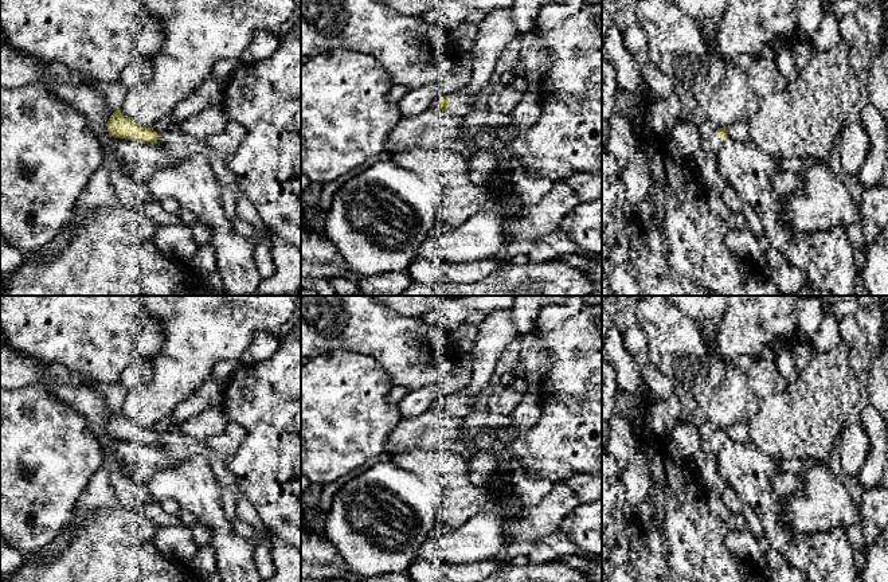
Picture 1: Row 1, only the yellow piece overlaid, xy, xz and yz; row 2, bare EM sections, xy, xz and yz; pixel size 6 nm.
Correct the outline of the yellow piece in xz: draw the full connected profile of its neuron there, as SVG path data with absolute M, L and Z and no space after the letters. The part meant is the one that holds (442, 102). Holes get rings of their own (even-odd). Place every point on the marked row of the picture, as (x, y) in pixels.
M458 90L453 94L443 95L435 105L451 114L466 117L473 112L473 105L478 95Z

